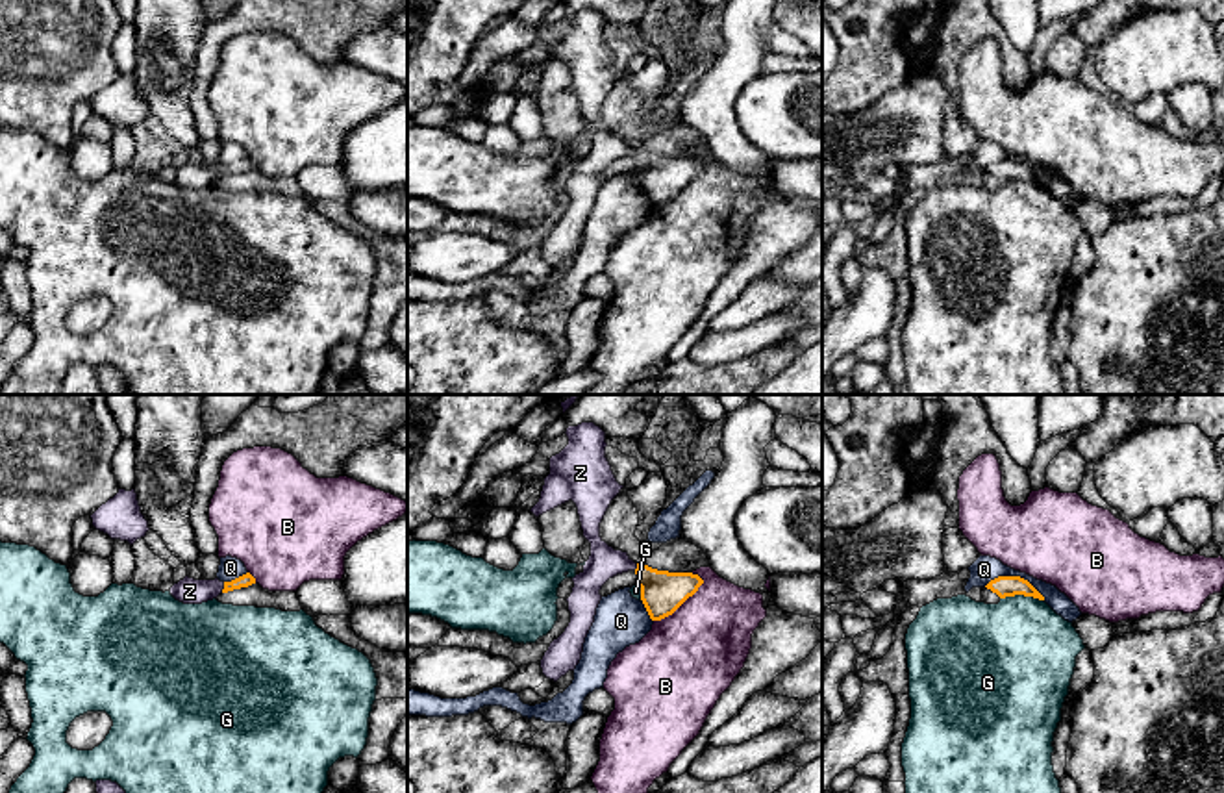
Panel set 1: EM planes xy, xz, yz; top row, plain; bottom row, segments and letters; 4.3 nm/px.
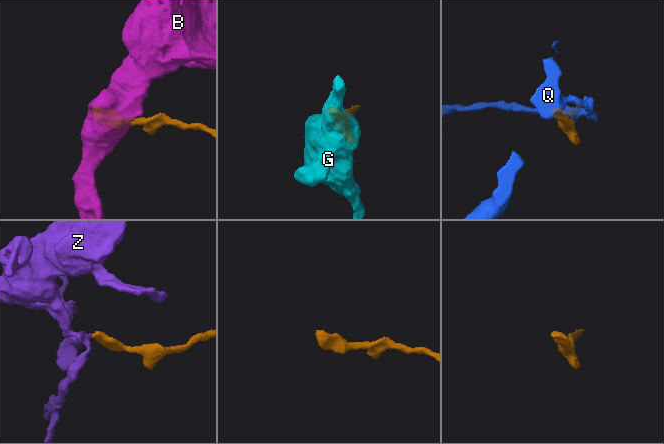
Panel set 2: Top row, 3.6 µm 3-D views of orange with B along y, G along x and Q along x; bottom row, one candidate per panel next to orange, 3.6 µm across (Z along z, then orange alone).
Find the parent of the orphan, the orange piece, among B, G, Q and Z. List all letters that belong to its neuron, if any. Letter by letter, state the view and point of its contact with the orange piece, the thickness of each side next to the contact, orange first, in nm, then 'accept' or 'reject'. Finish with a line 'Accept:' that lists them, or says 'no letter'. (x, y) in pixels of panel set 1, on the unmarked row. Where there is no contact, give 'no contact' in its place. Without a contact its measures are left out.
B: contact xz (680, 189); calibres 190 and 420 nm; reject
G: contact yz (1023, 178); calibres 100 and 460 nm; reject
Q: contact yz (1015, 162); calibres 100 and 110 nm; reject
Z: contact xy (224, 173); calibres 60 and 110 nm; accept
Accept: Z

